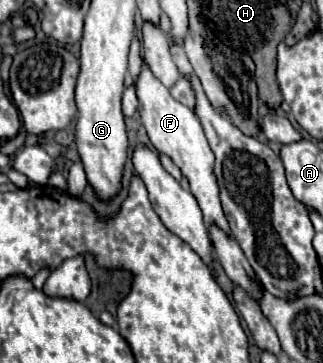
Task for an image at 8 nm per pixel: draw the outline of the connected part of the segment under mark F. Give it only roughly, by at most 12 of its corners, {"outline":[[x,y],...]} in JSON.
{"outline":[[150,67],[134,85],[158,153],[188,177],[206,225],[230,235],[200,121]]}

